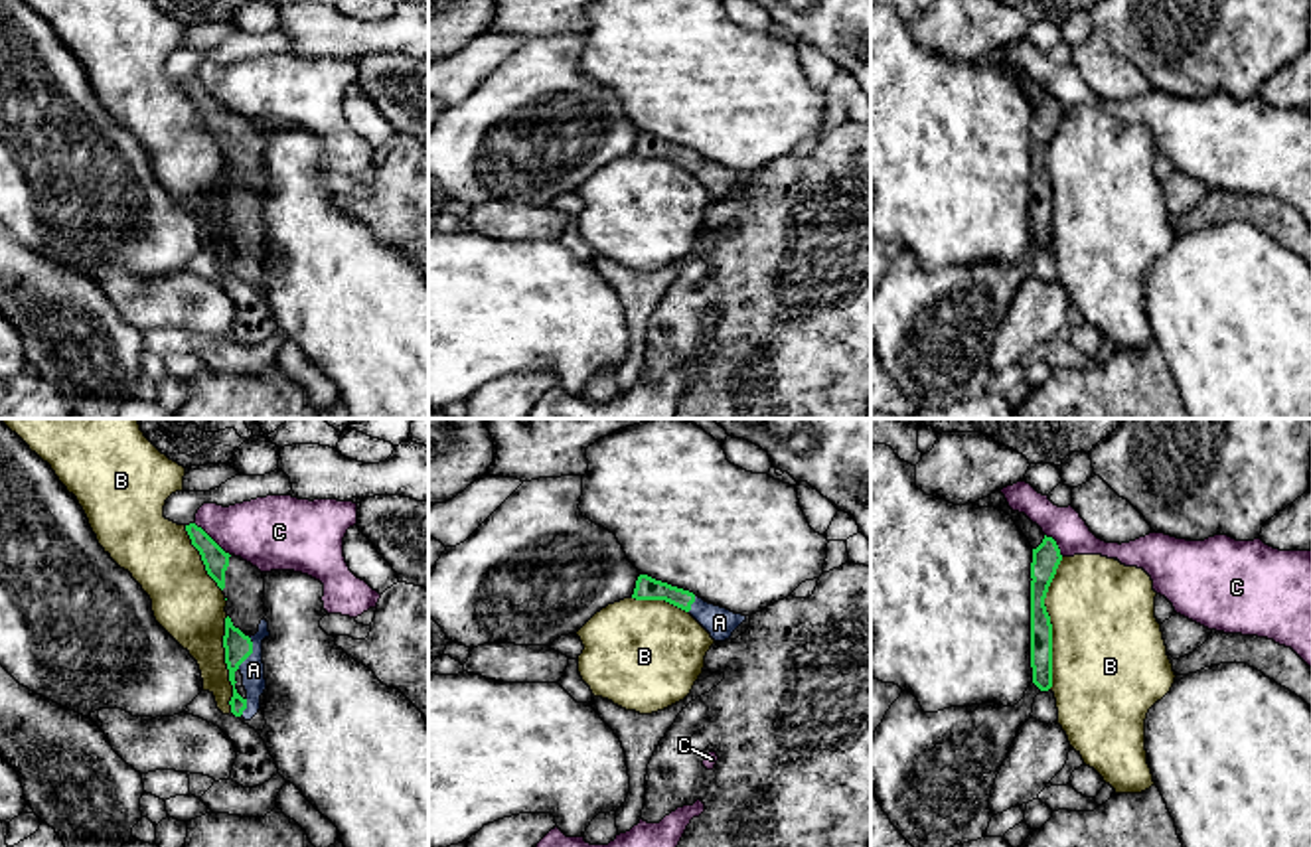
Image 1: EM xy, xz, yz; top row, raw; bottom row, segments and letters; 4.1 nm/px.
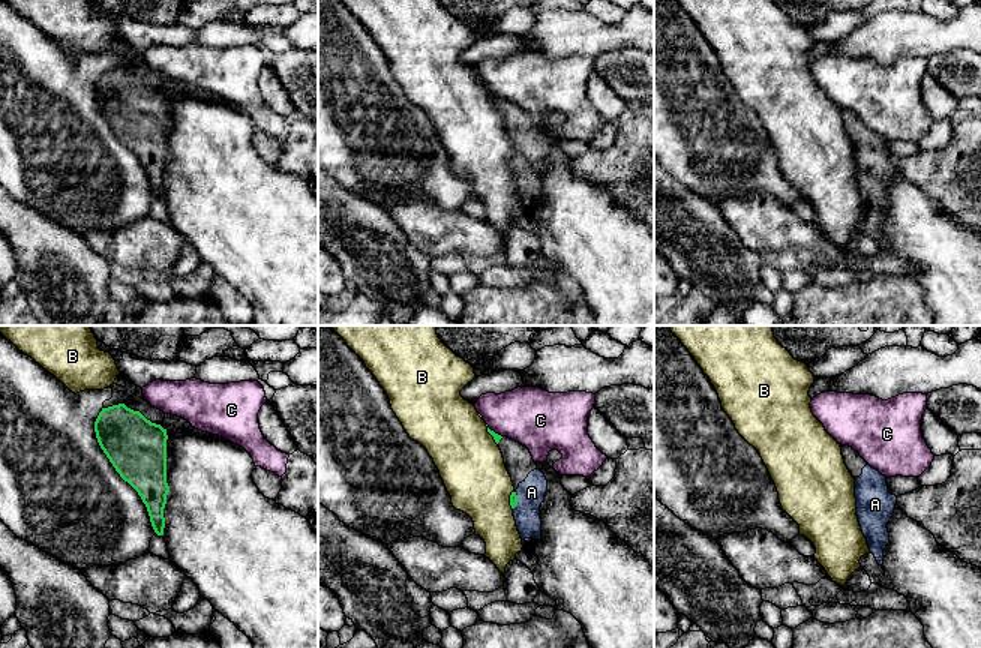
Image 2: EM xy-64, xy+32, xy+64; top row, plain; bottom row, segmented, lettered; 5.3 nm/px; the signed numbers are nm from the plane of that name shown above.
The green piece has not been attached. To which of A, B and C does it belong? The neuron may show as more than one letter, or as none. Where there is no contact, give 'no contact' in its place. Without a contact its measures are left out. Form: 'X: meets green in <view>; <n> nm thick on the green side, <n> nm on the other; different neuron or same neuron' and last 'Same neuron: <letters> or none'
A: meets green in xy; 110 nm thick on the green side, 100 nm on the other; same neuron
B: meets green in yz; 110 nm thick on the green side, 440 nm on the other; different neuron
C: meets green in xy; 100 nm thick on the green side, 300 nm on the other; different neuron
Same neuron: A

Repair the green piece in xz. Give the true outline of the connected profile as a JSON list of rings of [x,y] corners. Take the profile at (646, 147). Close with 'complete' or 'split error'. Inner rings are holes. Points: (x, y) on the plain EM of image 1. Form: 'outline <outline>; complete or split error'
outline [[[640,132],[632,156],[636,158],[665,158],[689,170],[715,199],[731,197],[733,190],[746,180],[746,174],[705,160],[689,148]]]; split error

